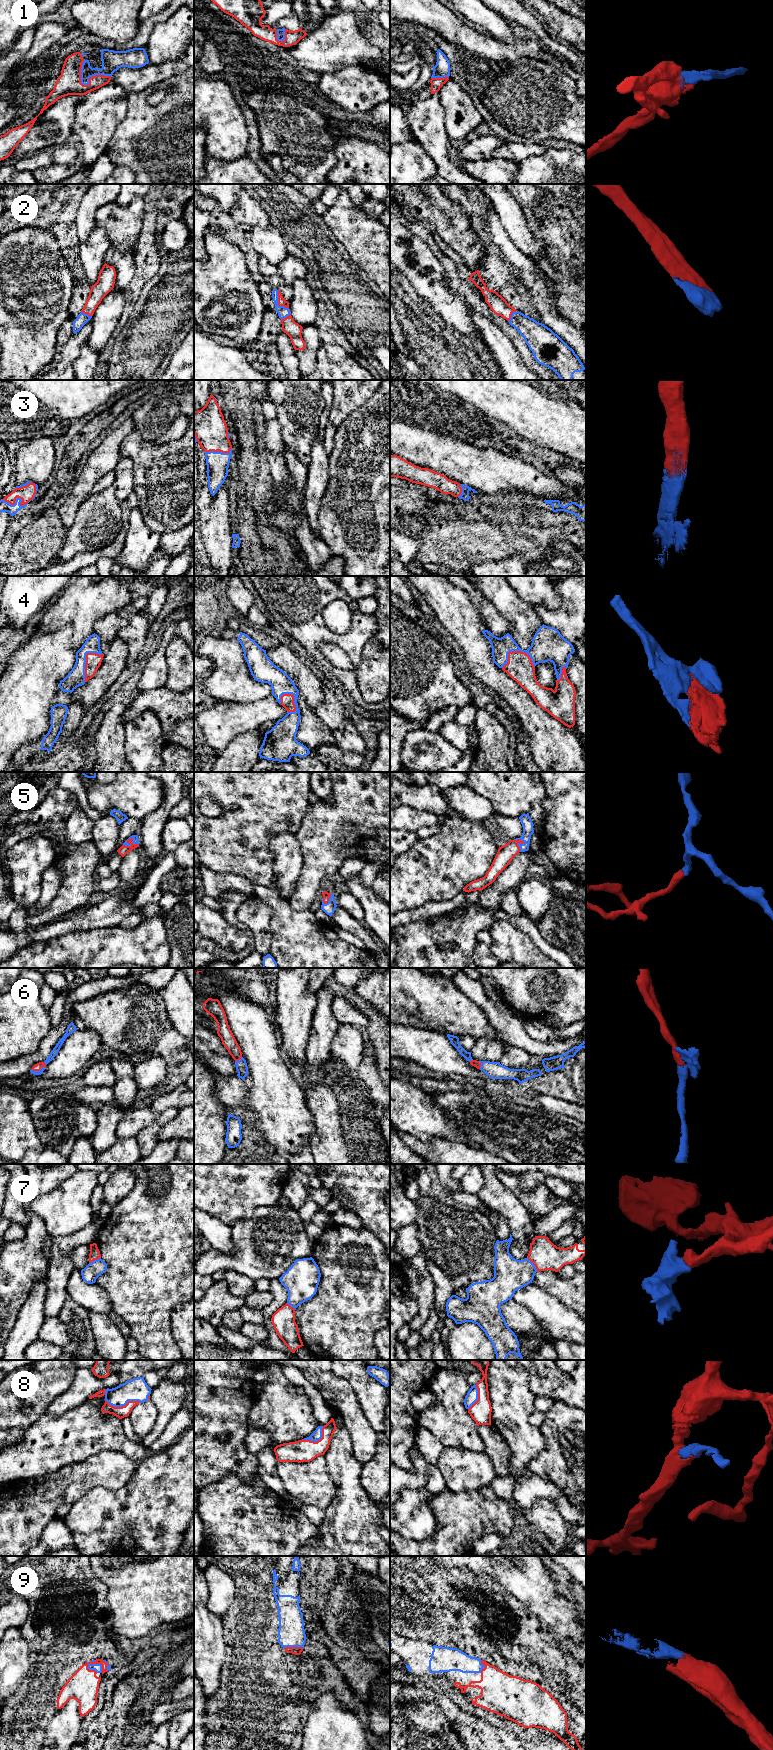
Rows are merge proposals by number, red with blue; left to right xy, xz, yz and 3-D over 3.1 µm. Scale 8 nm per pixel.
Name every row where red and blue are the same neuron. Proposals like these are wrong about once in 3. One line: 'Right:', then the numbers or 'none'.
Right: 1, 2, 3, 4, 5, 6, 7, 8, 9

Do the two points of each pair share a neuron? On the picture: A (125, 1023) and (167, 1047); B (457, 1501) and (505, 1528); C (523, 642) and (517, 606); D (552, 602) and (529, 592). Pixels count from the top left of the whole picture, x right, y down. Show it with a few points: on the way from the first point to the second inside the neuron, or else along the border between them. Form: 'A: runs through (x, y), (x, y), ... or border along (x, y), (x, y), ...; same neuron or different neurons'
A: runs through (135, 1023), (141, 1029), (157, 1037); same neuron
B: runs through (469, 1513), (485, 1513), (493, 1516); same neuron
C: runs through (523, 633), (523, 620), (520, 615); same neuron
D: runs through (546, 596), (542, 592), (535, 592); same neuron

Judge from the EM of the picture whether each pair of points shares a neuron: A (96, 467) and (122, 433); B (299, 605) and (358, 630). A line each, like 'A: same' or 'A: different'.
A: same
B: same

